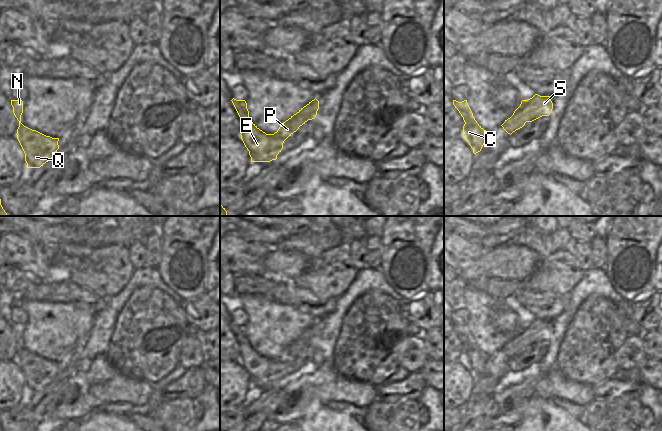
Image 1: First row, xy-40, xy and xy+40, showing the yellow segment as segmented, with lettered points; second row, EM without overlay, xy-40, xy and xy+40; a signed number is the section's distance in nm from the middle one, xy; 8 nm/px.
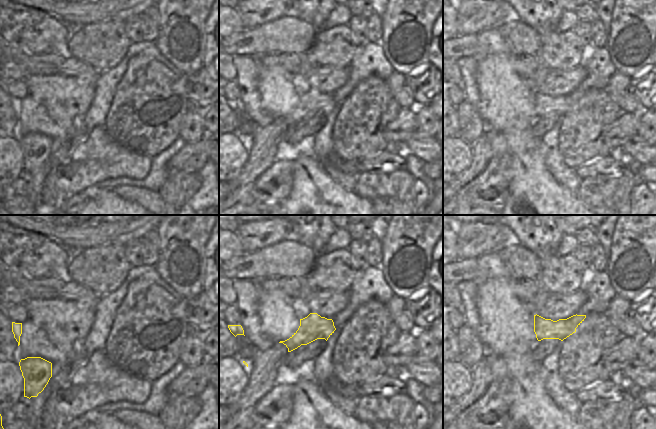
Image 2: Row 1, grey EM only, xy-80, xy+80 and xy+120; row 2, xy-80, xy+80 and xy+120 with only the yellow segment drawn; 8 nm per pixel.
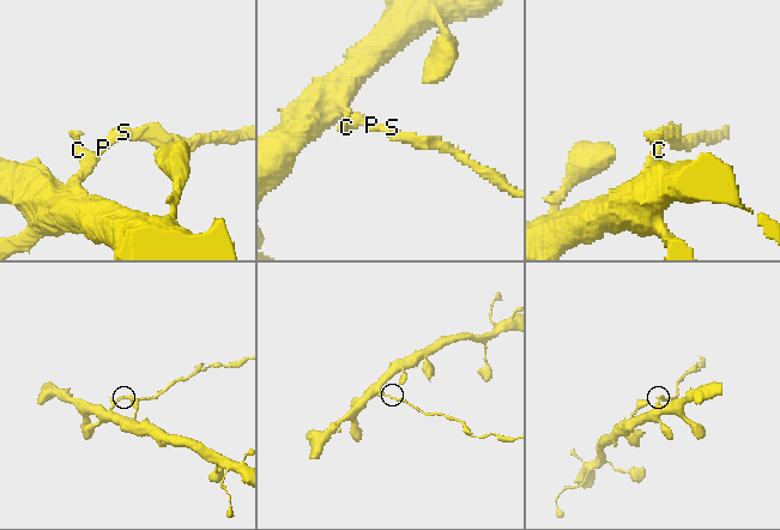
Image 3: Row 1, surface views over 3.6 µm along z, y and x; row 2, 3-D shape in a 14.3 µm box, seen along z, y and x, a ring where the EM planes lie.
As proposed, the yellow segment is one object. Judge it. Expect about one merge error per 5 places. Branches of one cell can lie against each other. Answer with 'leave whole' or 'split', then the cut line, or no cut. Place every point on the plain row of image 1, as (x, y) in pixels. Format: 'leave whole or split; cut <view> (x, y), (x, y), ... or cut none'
split; cut xy (272, 358), (285, 363)

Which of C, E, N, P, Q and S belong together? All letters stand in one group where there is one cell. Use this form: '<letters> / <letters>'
C E N Q / P S

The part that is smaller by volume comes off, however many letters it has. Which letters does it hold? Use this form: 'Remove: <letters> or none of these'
Remove: P, S

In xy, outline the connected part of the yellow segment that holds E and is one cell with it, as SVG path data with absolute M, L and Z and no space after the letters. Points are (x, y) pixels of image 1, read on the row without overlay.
M231 324L241 343L241 363L249 375L251 386L270 386L277 383L283 373L284 362L266 358L250 343L245 324Z

